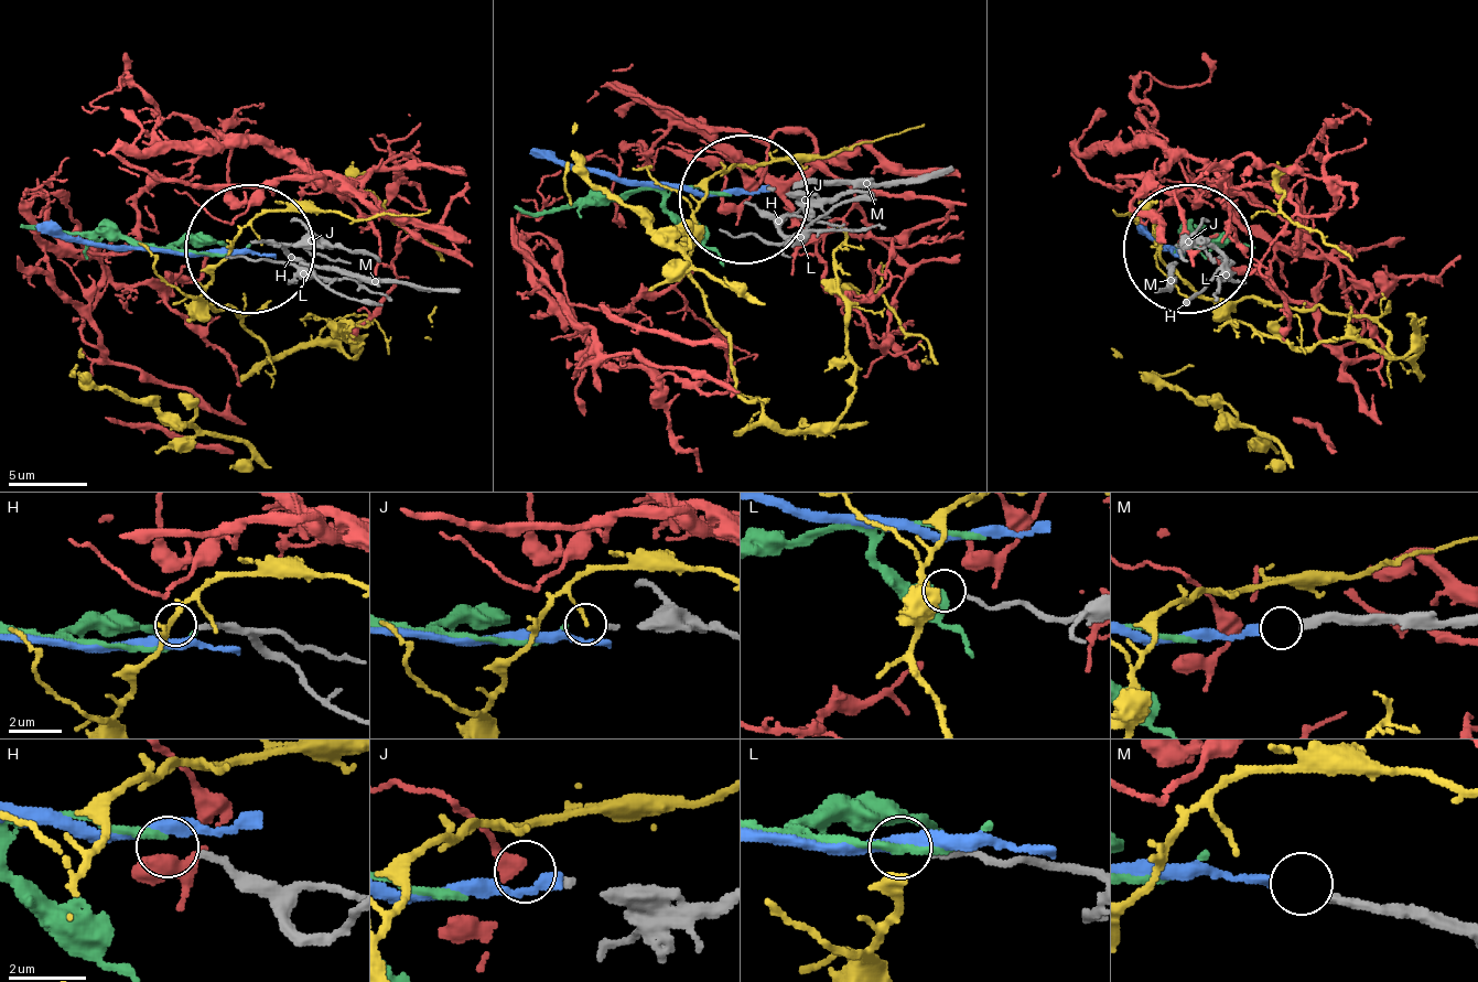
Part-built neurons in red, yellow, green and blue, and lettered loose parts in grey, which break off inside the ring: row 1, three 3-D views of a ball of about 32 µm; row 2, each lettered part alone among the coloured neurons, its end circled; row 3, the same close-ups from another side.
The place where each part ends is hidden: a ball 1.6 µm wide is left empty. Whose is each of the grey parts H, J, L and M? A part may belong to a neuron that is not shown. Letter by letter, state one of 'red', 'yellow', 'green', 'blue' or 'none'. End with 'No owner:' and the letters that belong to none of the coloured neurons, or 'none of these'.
H: none
J: green
L: none
M: blue
No owner: H, L

